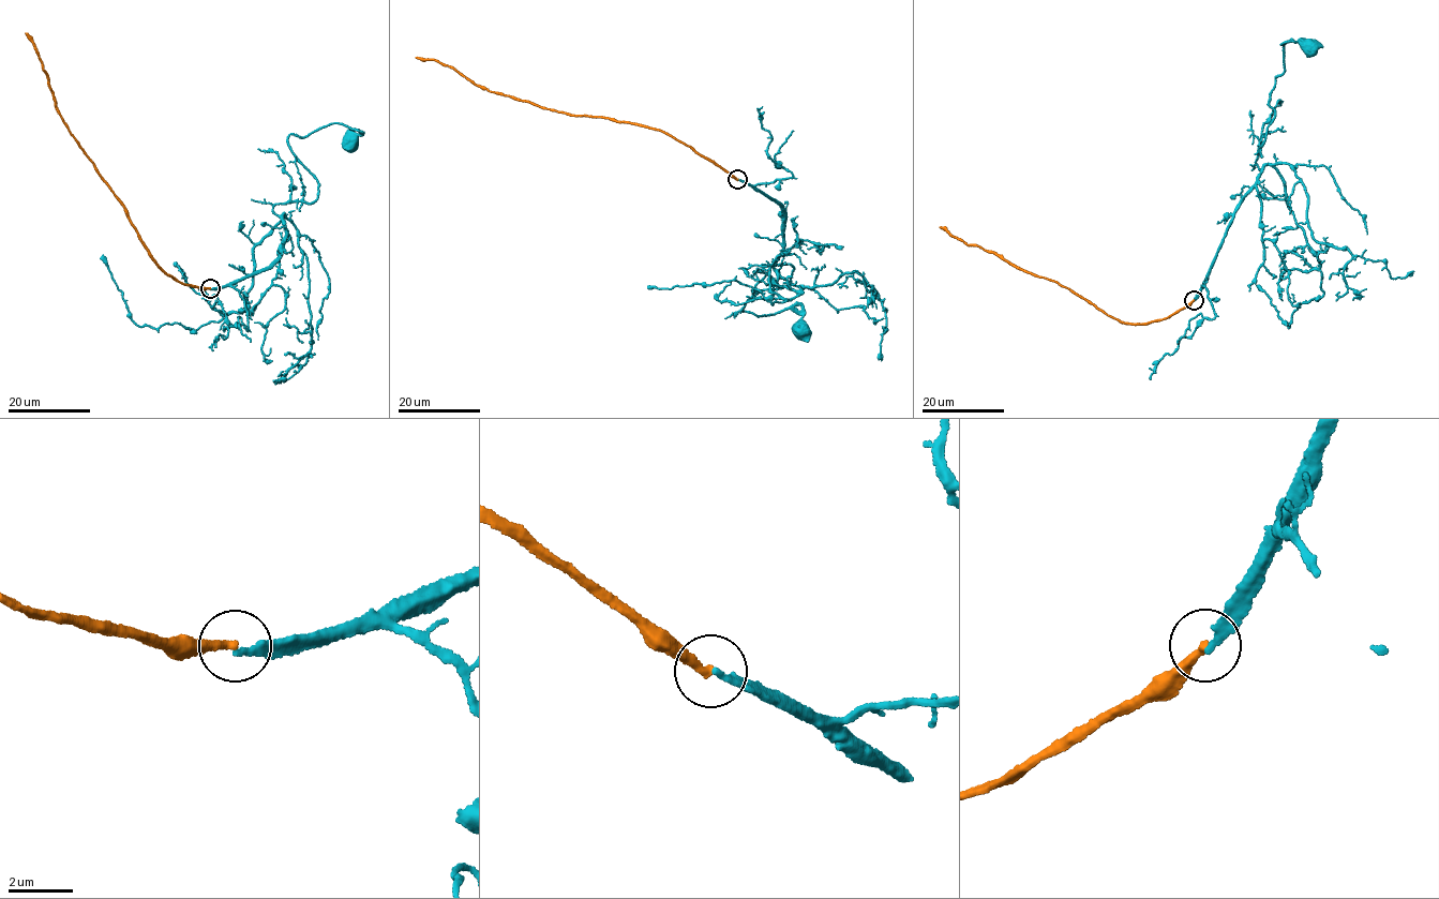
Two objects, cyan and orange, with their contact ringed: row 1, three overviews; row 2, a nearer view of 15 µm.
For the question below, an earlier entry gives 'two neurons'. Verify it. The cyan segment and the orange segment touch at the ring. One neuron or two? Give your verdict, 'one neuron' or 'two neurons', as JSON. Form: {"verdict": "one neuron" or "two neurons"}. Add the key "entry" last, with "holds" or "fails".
{"verdict": "two neurons", "entry": "holds"}

